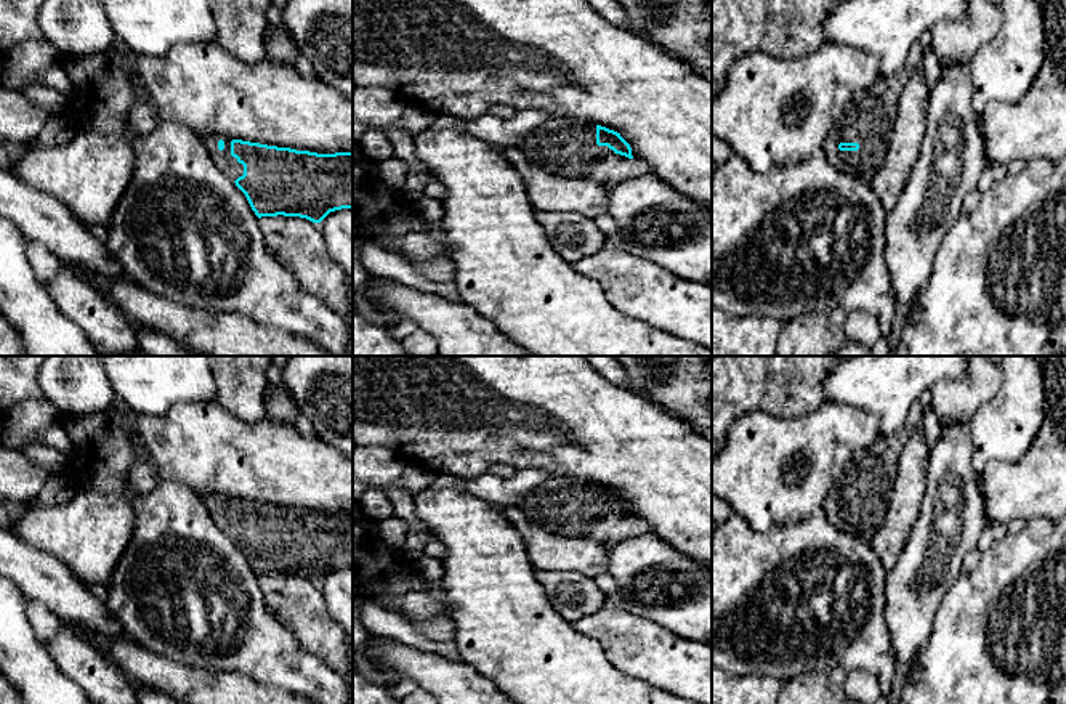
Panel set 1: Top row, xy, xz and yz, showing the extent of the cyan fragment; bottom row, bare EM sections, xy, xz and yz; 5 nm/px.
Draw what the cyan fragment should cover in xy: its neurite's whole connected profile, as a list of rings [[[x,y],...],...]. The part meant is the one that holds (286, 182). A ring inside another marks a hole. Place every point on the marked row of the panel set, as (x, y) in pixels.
[[[207,135],[202,143],[216,167],[245,194],[258,218],[284,215],[321,223],[330,212],[353,208],[353,152],[317,154],[221,135]]]

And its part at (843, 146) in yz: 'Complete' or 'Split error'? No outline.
Split error

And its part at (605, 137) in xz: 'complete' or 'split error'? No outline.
split error

